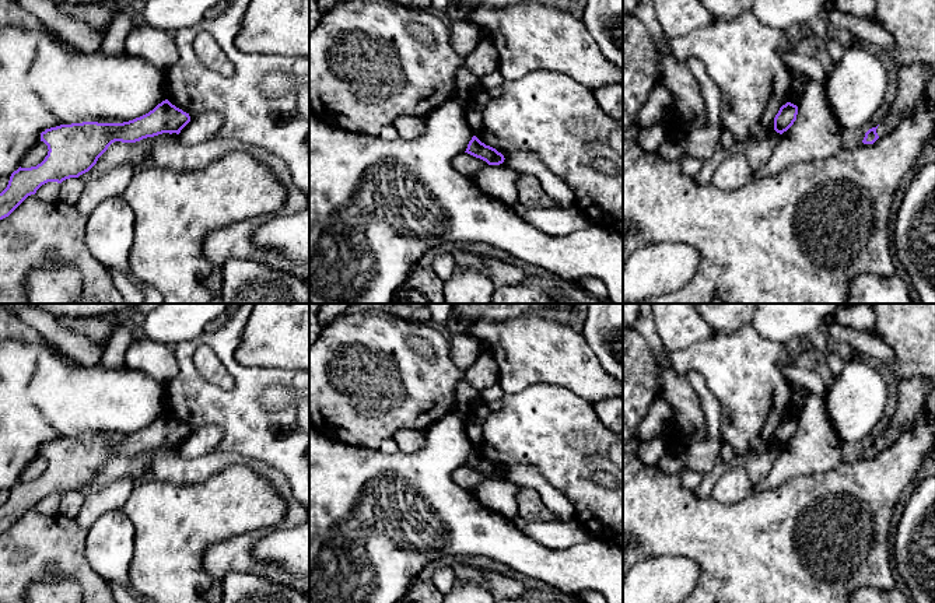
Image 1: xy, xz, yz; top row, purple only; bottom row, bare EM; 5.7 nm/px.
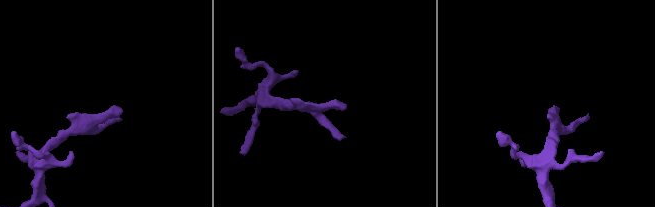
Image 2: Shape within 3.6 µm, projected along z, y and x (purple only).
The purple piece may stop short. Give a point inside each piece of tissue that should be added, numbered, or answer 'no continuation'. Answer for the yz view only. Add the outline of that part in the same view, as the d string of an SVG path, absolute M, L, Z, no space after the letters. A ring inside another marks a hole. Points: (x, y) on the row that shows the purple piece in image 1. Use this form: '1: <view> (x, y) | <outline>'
1: yz (911, 80) | M908 64L897 70L897 94L887 116L879 123L879 137L892 133L900 122L913 115L932 71L927 64Z

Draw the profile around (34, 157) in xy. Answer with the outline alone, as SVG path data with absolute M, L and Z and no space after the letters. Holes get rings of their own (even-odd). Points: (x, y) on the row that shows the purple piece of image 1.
M39 141L31 151L28 151L21 159L21 168L31 168L41 164L48 155L48 146Z

